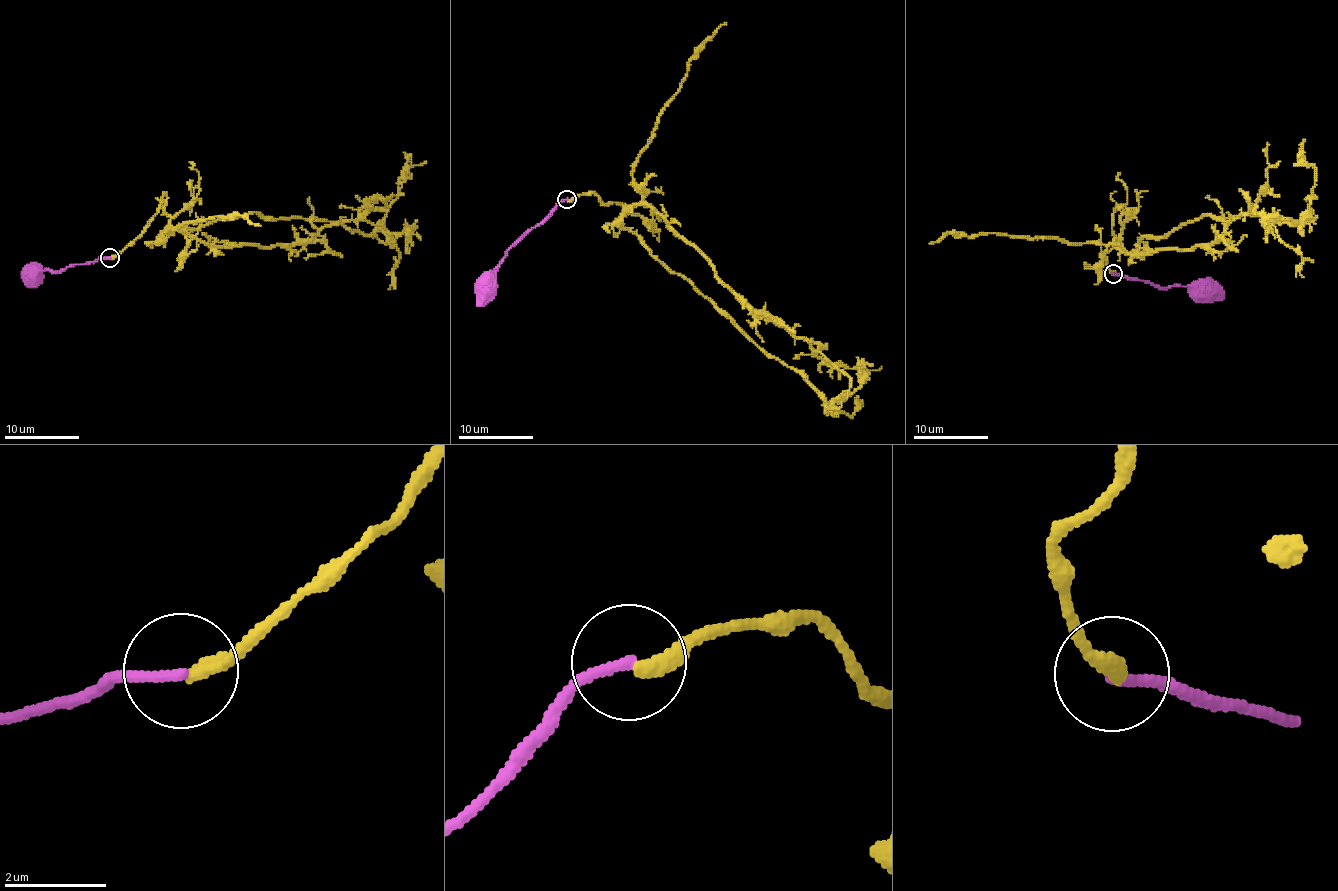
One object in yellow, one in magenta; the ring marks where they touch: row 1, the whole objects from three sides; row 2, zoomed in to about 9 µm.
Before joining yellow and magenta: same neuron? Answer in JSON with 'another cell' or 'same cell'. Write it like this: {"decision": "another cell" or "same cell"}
{"decision": "same cell"}

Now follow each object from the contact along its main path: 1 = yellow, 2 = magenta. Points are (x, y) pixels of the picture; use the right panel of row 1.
1: (1113, 273), (1105, 254), (1119, 206), (1132, 253), (1205, 214), (1300, 223), (1314, 181), (1305, 139)
2: (1113, 273), (1149, 281), (1161, 287), (1201, 287)

